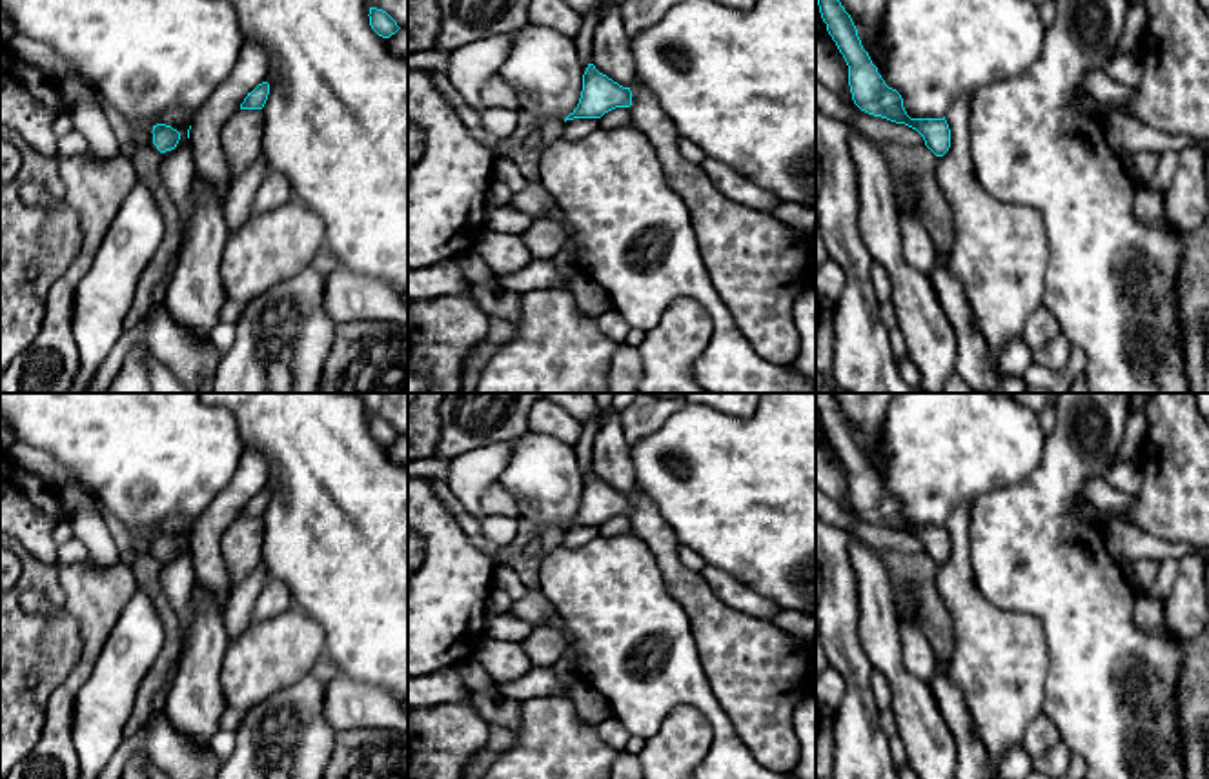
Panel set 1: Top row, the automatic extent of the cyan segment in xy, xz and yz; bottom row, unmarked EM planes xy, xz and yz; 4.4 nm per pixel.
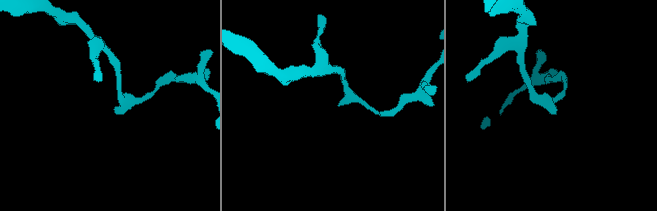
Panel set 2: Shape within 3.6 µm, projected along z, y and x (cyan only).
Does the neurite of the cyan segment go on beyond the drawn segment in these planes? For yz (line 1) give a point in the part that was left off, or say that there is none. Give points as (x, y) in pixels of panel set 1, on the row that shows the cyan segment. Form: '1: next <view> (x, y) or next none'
1: next none

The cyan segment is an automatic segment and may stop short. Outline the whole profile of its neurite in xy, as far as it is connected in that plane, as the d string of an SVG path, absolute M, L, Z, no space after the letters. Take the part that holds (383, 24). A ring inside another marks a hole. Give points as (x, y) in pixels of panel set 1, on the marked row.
M370 7L368 16L370 16L371 29L382 38L390 38L401 29L397 22L382 9Z

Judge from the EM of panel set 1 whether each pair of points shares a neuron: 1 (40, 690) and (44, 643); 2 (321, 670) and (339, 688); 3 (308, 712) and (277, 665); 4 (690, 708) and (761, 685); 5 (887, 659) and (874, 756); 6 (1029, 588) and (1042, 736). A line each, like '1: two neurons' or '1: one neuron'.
1: one neuron
2: two neurons
3: two neurons
4: two neurons
5: two neurons
6: two neurons

